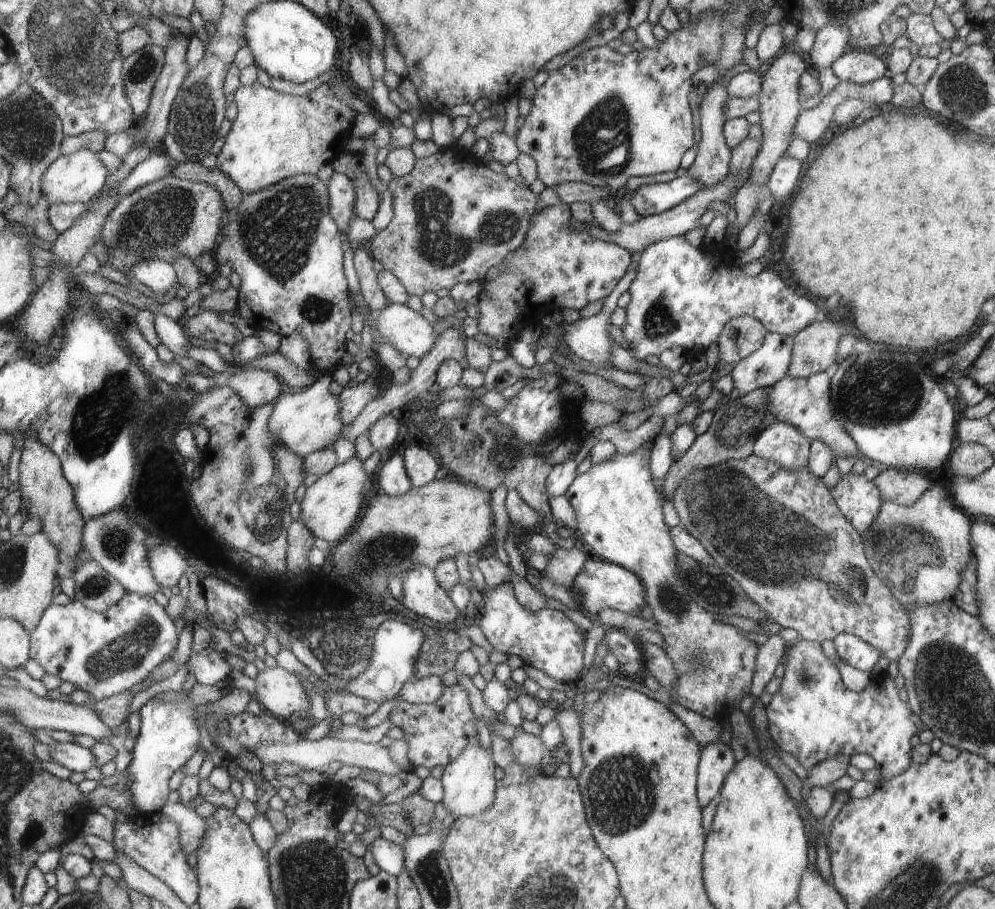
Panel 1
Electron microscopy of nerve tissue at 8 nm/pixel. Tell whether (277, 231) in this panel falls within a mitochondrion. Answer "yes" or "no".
yes

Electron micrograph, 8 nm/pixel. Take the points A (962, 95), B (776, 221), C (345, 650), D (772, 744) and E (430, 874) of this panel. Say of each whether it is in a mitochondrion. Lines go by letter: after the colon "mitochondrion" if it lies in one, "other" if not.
A: mitochondrion
B: other
C: mitochondrion
D: other
E: mitochondrion

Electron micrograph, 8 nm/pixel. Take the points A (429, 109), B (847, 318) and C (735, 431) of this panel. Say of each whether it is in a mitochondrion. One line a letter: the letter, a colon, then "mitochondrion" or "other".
A: other
B: other
C: mitochondrion

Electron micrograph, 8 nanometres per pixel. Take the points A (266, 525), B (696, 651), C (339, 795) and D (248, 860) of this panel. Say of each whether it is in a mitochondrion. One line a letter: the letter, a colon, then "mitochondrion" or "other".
A: mitochondrion
B: mitochondrion
C: other
D: other

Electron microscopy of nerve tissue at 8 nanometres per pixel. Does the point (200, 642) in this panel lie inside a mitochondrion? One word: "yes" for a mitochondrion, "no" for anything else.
no

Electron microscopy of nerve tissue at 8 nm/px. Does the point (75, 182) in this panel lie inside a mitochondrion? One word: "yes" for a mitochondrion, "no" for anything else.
no

